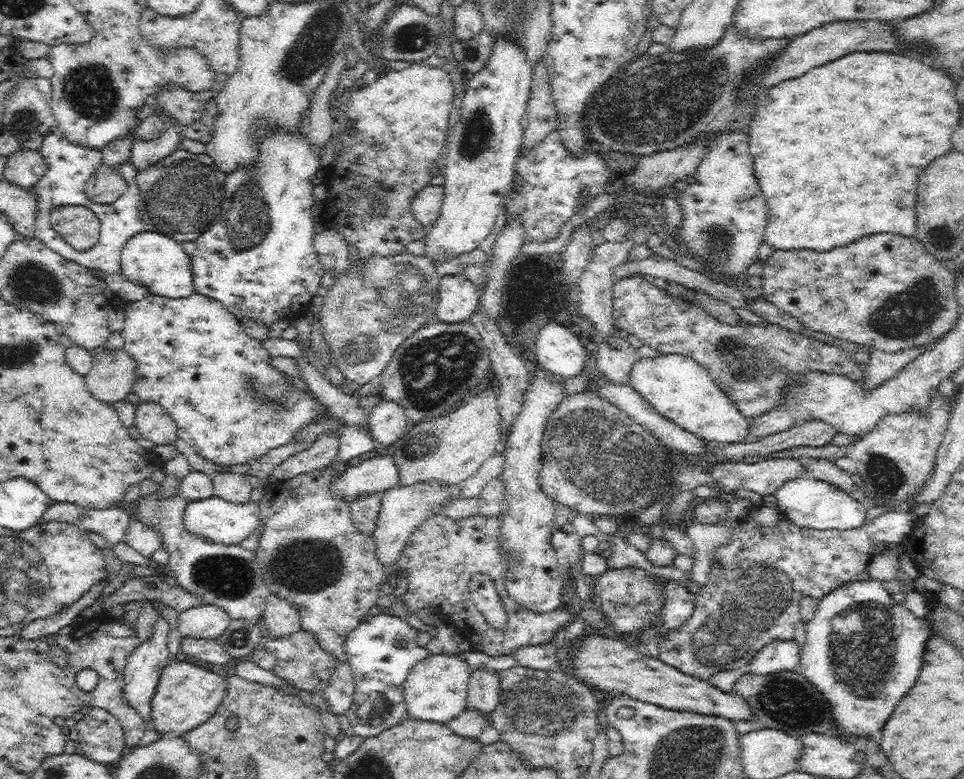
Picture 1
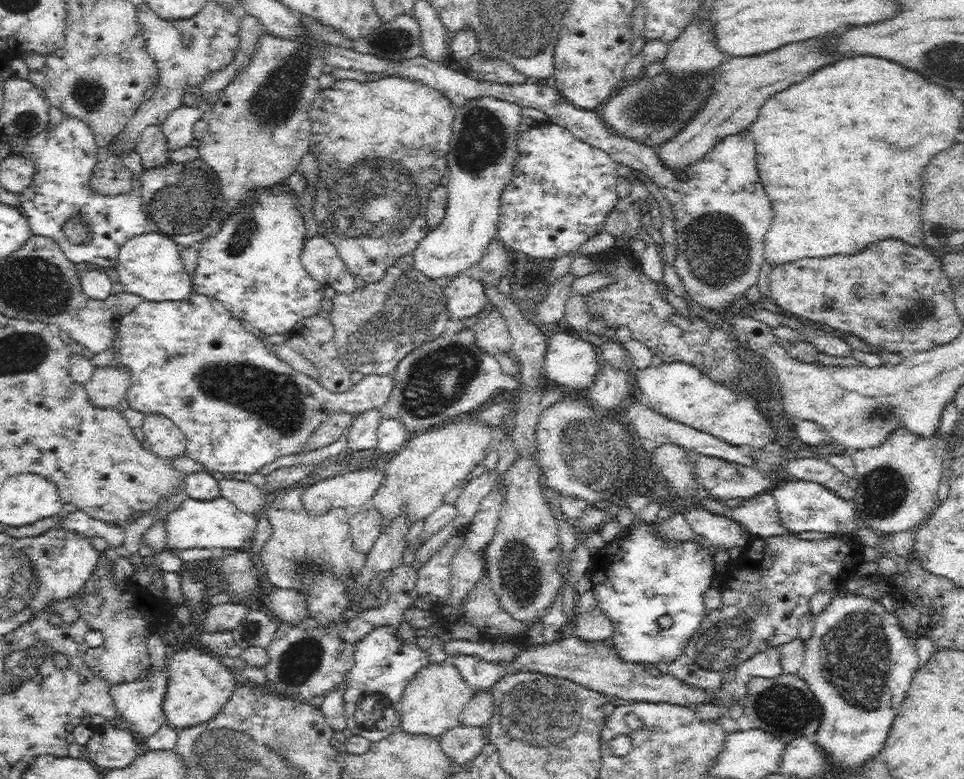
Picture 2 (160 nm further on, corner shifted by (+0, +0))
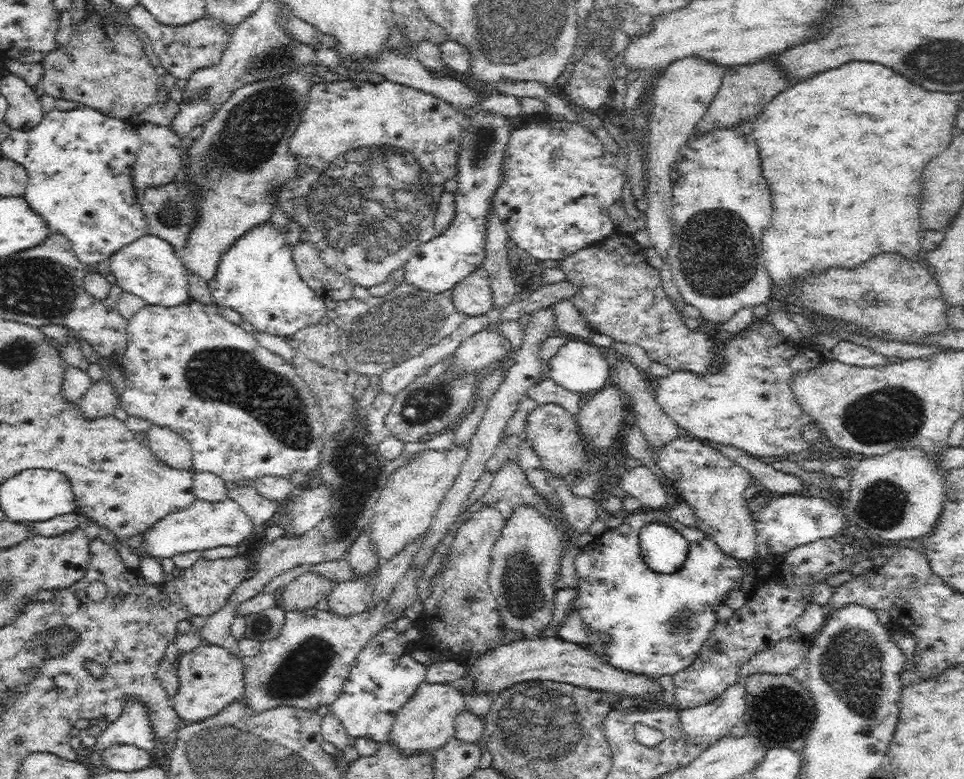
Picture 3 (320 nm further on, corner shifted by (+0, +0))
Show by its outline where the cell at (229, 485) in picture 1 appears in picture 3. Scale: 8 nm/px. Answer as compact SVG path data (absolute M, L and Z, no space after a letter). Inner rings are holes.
M256 485L226 488L226 496L238 503L238 506L253 520L254 525L262 525L274 515L277 508L276 502L264 498Z

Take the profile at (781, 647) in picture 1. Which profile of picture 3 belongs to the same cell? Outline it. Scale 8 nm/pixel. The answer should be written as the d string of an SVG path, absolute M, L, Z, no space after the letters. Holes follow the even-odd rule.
M740 677L716 698L680 711L684 729L696 741L716 743L730 732L745 713L747 677Z

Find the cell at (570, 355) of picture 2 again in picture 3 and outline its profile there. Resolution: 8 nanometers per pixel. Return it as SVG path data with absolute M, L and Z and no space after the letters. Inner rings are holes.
M566 337L549 360L550 378L574 393L603 388L611 378L608 361L590 341Z

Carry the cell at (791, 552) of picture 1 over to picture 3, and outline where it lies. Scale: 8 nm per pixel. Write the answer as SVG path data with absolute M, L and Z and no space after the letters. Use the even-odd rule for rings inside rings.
M819 539L794 546L782 552L780 556L772 556L770 561L759 558L753 562L756 584L752 592L745 596L744 606L734 609L734 613L728 619L718 618L701 644L700 650L692 658L692 662L672 675L676 707L684 710L716 698L720 692L724 692L730 684L736 682L737 671L744 664L798 630L800 617L813 602L816 586L828 582L830 576L842 572L844 557L849 550L835 539ZM763 562L769 563L773 571L770 576L759 578L757 570ZM780 566L788 566L788 570L791 570L792 584L786 582L786 578L778 569Z

